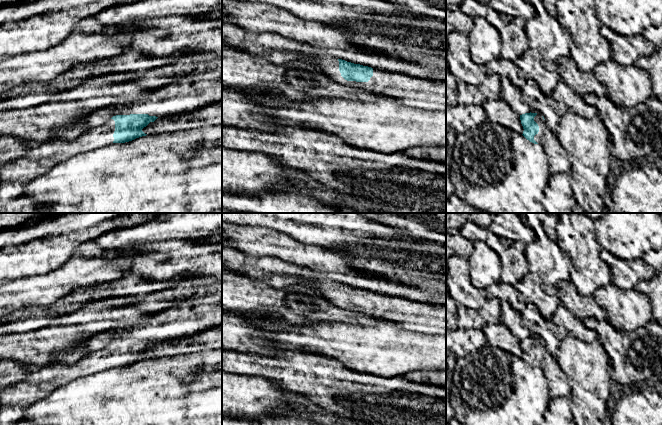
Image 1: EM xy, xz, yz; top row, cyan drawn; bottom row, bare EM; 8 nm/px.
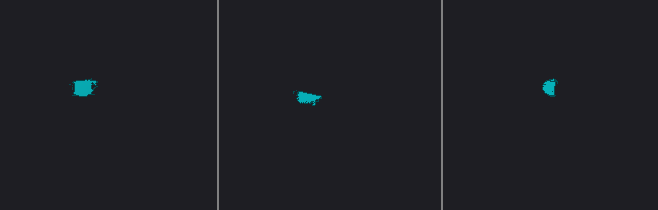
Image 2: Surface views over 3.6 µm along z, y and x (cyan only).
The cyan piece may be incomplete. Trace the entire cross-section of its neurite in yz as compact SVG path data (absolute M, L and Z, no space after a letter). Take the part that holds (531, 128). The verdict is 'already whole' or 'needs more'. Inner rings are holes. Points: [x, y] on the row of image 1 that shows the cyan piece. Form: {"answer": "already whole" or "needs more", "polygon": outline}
{"answer": "already whole", "polygon": "M525 113L520 115L520 120L521 124L523 126L523 136L529 140L530 142L534 144L538 144L534 140L534 136L538 134L539 132L539 126L538 124L534 121L534 117L537 115L537 113Z"}

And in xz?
{"answer": "already whole", "polygon": "M342 59L339 61L339 71L341 76L347 81L368 82L373 76L373 68L354 64Z"}

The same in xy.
{"answer": "needs more", "polygon": "M171 83L170 86L174 92L179 92L180 94L174 97L159 100L150 98L149 94L152 92L150 91L144 95L146 97L144 101L135 102L126 106L107 106L98 108L88 113L86 117L83 117L84 122L89 126L89 128L93 128L101 126L109 119L113 119L115 121L113 143L125 143L142 136L146 136L147 134L145 134L142 129L150 122L154 122L158 117L164 117L166 108L177 107L182 101L186 104L191 103L191 95L195 92L194 85Z"}

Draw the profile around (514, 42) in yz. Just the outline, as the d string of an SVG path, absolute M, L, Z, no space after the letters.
M517 17L505 23L505 27L500 31L501 58L515 63L529 49L525 22L523 18Z

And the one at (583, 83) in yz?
M570 56L562 57L556 63L561 78L579 95L584 96L588 93L595 93L599 97L606 95L604 86L596 80L594 74L581 72Z

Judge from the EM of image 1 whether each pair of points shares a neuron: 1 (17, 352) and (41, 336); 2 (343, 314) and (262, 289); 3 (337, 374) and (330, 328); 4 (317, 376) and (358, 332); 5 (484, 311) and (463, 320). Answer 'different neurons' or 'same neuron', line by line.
1: same neuron
2: same neuron
3: different neurons
4: different neurons
5: same neuron

